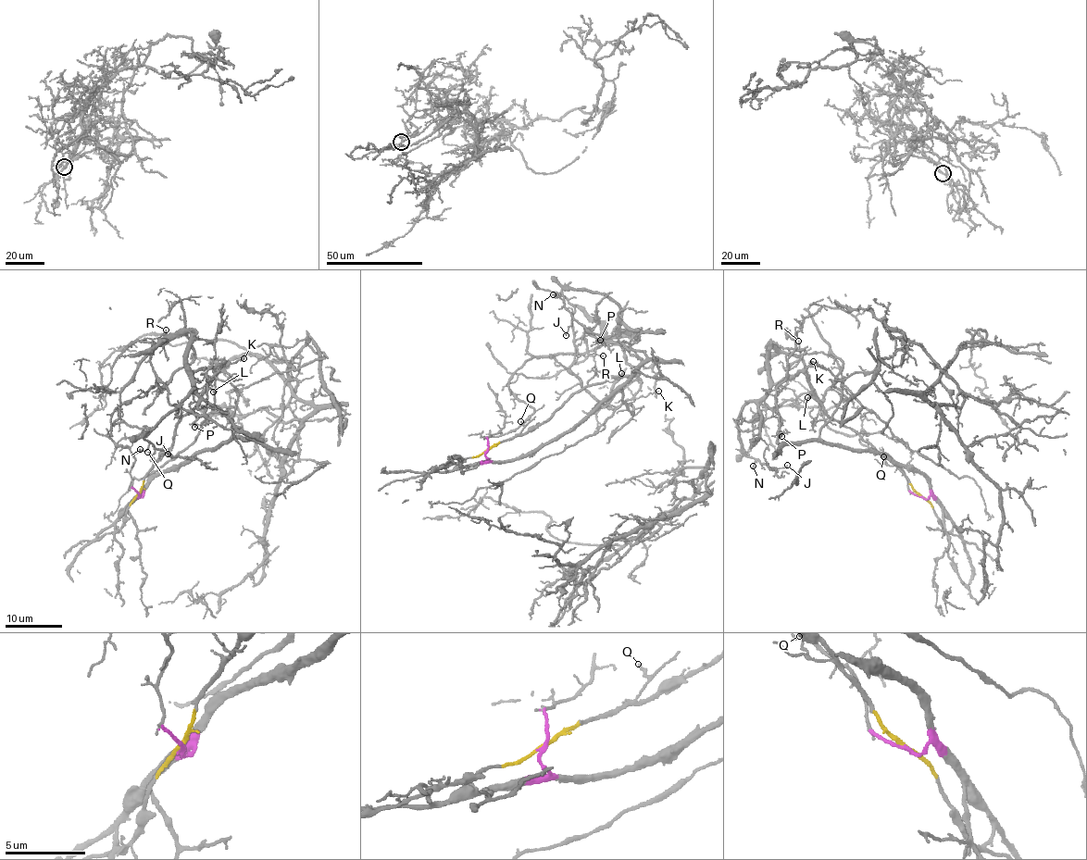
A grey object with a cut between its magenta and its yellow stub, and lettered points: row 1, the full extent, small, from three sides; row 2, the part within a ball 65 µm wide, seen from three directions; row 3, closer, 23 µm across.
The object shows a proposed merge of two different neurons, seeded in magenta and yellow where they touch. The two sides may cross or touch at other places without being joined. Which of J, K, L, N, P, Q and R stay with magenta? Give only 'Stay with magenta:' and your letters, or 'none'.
Stay with magenta: P

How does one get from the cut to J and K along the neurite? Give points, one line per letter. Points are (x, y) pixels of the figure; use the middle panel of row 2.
J: (487, 451), (592, 385), (636, 373), (618, 338), (619, 306), (601, 293), (562, 291), (567, 335)
K: (487, 451), (532, 430), (568, 399), (613, 378), (636, 376), (640, 389), (636, 397), (657, 392)

